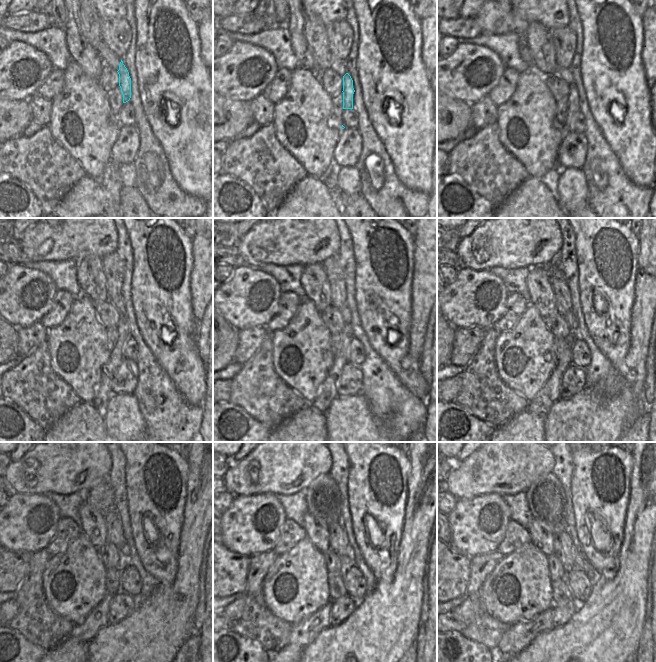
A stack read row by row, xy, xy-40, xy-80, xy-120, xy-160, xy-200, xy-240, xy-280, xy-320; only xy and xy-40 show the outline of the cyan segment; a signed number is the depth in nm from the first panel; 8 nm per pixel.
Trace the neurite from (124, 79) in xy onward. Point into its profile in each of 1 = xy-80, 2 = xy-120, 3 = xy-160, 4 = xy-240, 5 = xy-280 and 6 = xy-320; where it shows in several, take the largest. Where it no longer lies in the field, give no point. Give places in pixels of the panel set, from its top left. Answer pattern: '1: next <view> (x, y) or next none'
1: next xy-80 (573, 97)
2: next xy-120 (104, 392)
3: next xy-160 (327, 392)
4: next xy-240 (96, 620)
5: next xy-280 (302, 634)
6: next xy-320 (519, 636)

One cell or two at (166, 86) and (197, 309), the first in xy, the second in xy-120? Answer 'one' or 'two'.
two

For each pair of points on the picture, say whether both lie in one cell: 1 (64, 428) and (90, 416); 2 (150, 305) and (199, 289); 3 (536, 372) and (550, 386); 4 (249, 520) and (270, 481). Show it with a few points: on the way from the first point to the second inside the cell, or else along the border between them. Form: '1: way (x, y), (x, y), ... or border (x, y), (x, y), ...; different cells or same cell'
1: way (70, 428), (78, 428), (84, 422); same cell
2: border (191, 268), (189, 291), (190, 309), (193, 315); different cells
3: border (557, 363), (545, 384), (532, 400); different cells
4: border (241, 494), (272, 493), (275, 496); different cells

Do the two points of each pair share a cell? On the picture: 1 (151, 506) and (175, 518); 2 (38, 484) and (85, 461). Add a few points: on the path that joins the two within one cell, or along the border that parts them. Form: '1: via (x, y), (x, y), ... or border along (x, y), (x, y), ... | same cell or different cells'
1: via (157, 510), (169, 517) | same cell
2: via (50, 472), (62, 461), (73, 461) | same cell

